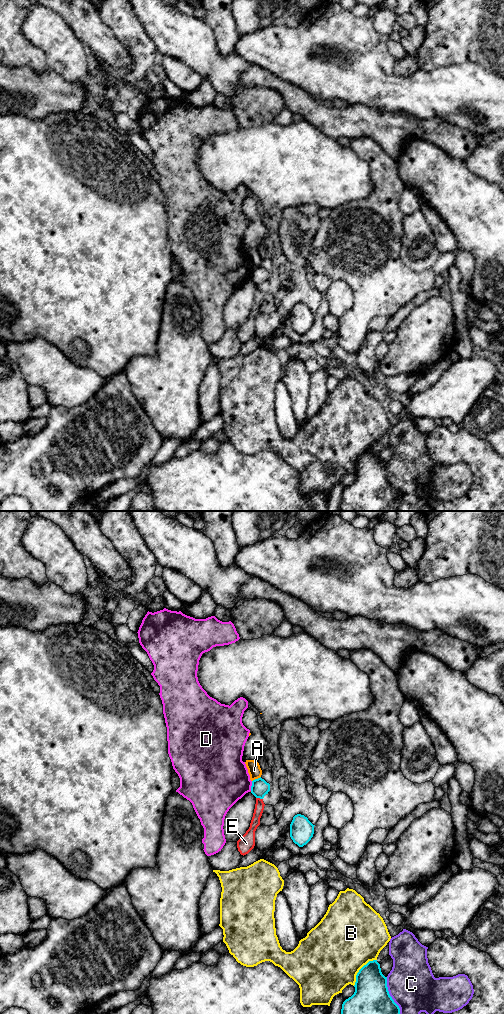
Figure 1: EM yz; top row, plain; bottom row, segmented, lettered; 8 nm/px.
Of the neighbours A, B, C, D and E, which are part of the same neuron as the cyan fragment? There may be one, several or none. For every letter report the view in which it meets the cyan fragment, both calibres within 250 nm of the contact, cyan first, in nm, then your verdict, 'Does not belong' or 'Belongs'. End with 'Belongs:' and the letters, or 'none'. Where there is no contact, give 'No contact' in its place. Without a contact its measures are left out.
A: Touches cyan in yz. Thickness 140 nm (cyan) against 110 nm. Does not belong
B: Touches cyan in yz. Thickness 280 nm (cyan) against 500 nm. Does not belong
C: Touches cyan in yz. Thickness 280 nm (cyan) against 380 nm. Does not belong
D: Touches cyan in yz. Thickness 140 nm (cyan) against 440 nm. Does not belong
E: Touches cyan in yz. Thickness 140 nm (cyan) against 80 nm. Does not belong
Belongs: none

